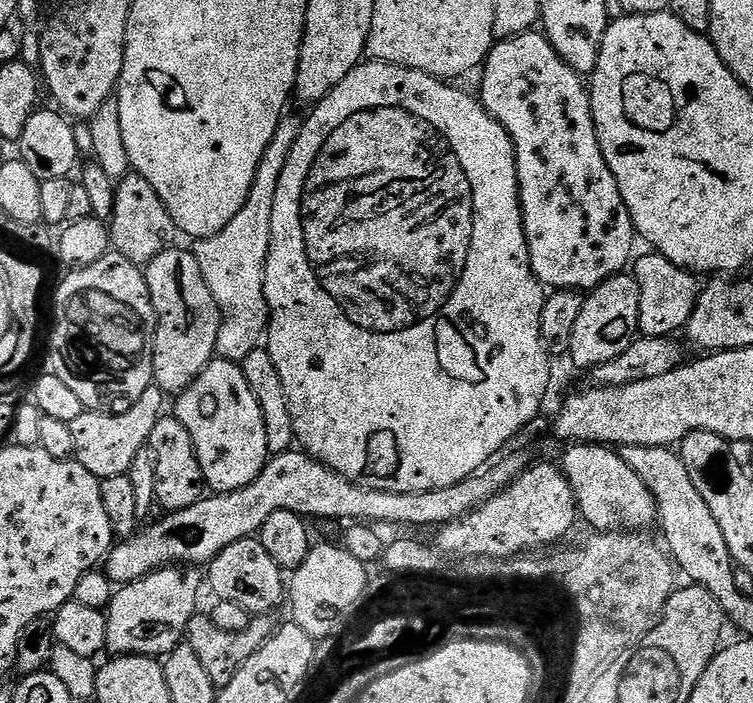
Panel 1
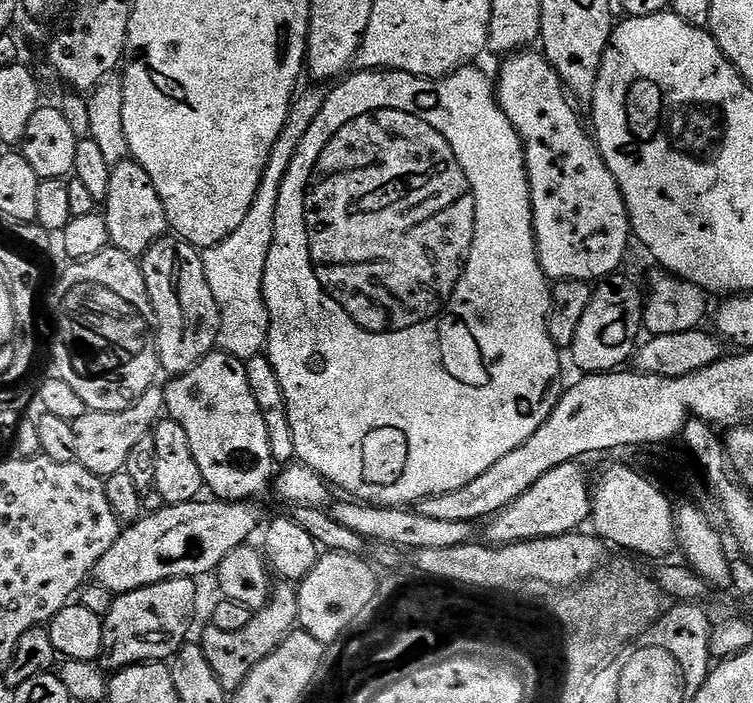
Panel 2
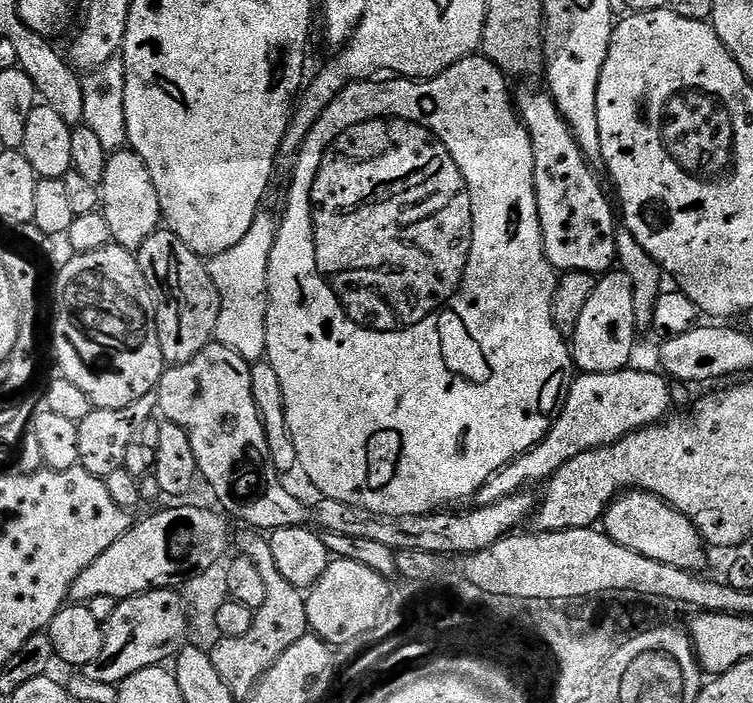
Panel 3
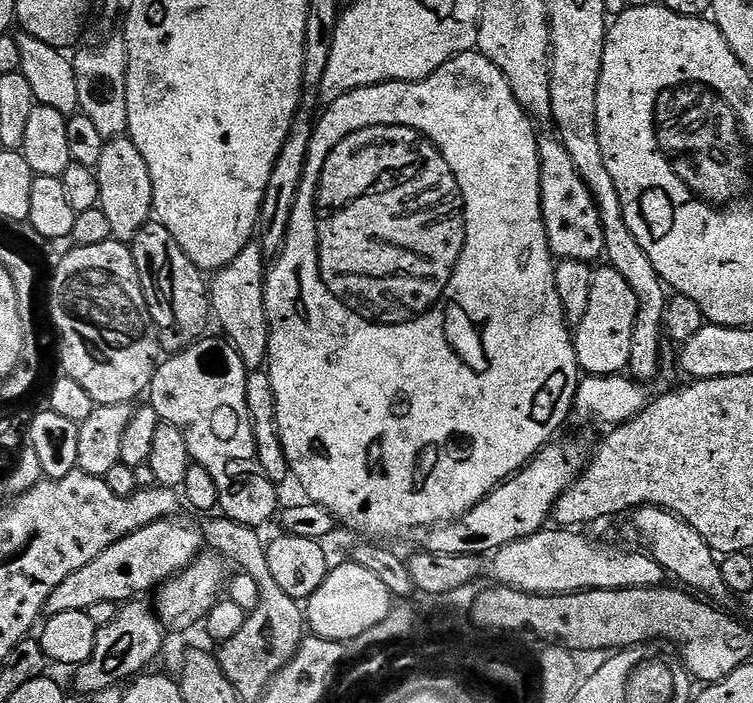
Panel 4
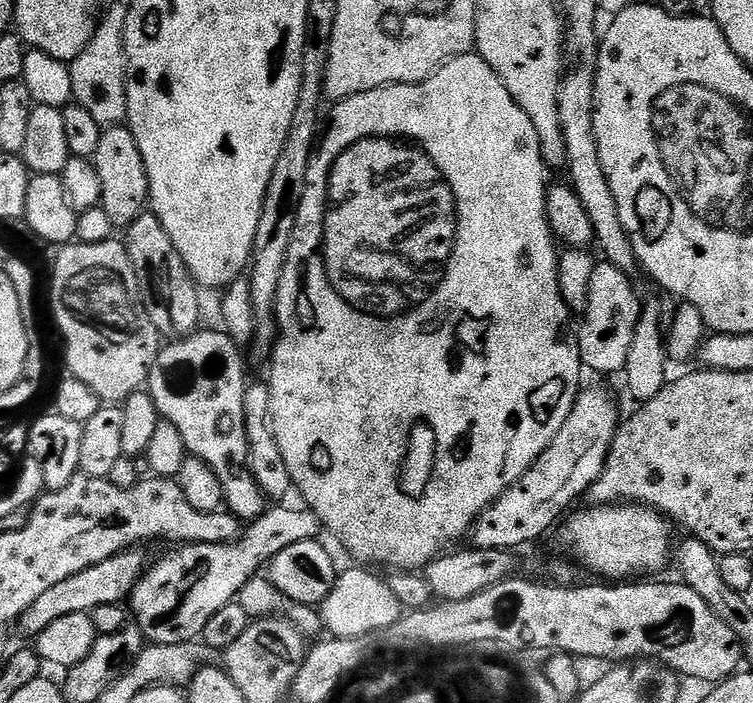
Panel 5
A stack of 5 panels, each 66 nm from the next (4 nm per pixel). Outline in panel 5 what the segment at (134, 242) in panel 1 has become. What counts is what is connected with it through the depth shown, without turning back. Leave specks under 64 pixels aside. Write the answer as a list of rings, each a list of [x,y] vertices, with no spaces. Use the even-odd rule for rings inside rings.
[[[127,126],[105,127],[100,134],[94,163],[98,178],[102,178],[100,207],[110,214],[113,229],[126,230],[150,204],[146,162],[142,162],[142,150],[138,150],[138,142],[134,142],[132,131]]]

